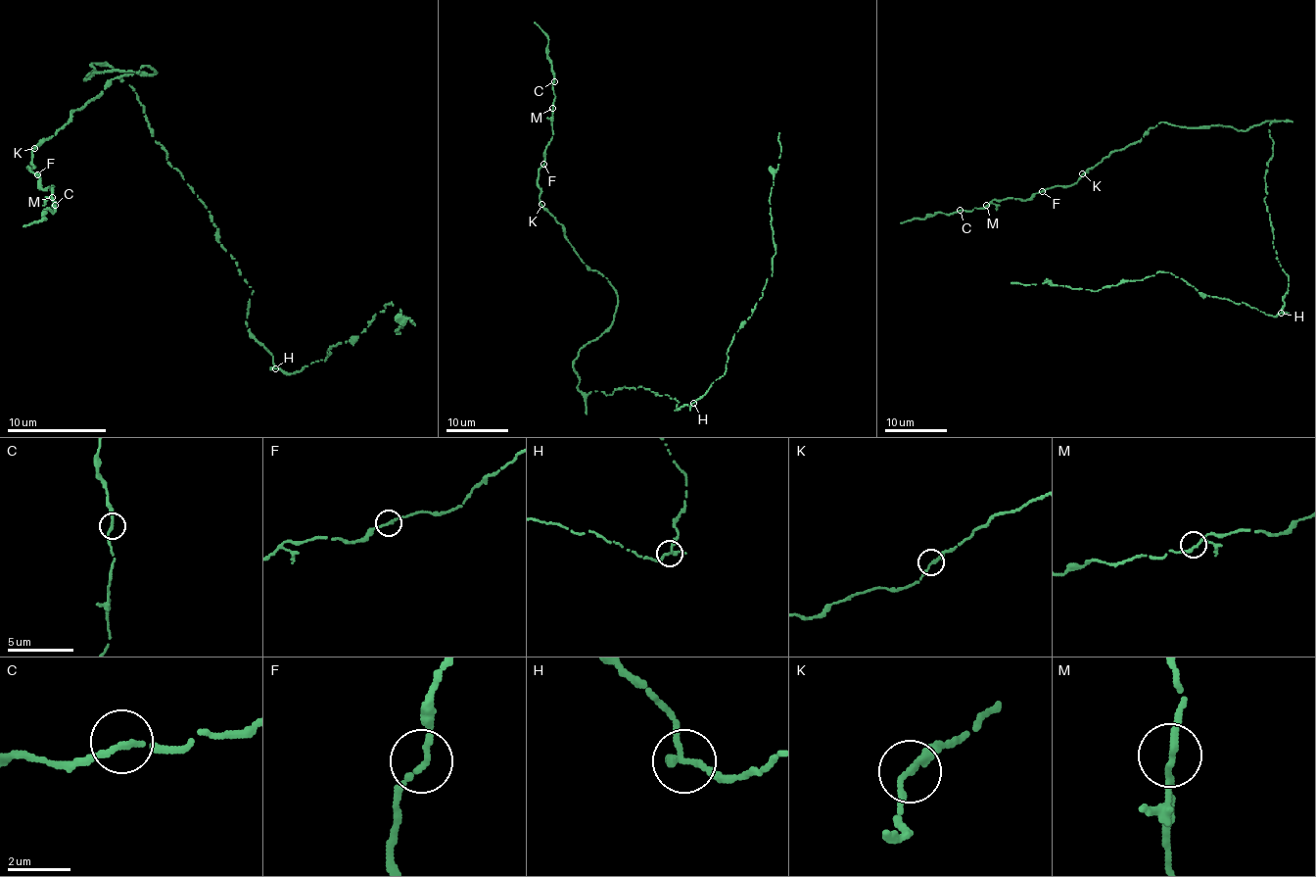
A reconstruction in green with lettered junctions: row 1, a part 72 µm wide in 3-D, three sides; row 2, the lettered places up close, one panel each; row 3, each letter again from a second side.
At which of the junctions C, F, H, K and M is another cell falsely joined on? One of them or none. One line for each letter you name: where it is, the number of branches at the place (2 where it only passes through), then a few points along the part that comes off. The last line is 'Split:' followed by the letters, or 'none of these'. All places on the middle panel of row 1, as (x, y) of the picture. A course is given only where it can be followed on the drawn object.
H: place (693, 403); branches 3; course (692, 402), (724, 374), (727, 349), (772, 275), (775, 245), (769, 196), (781, 151), (779, 132)
Split: H

